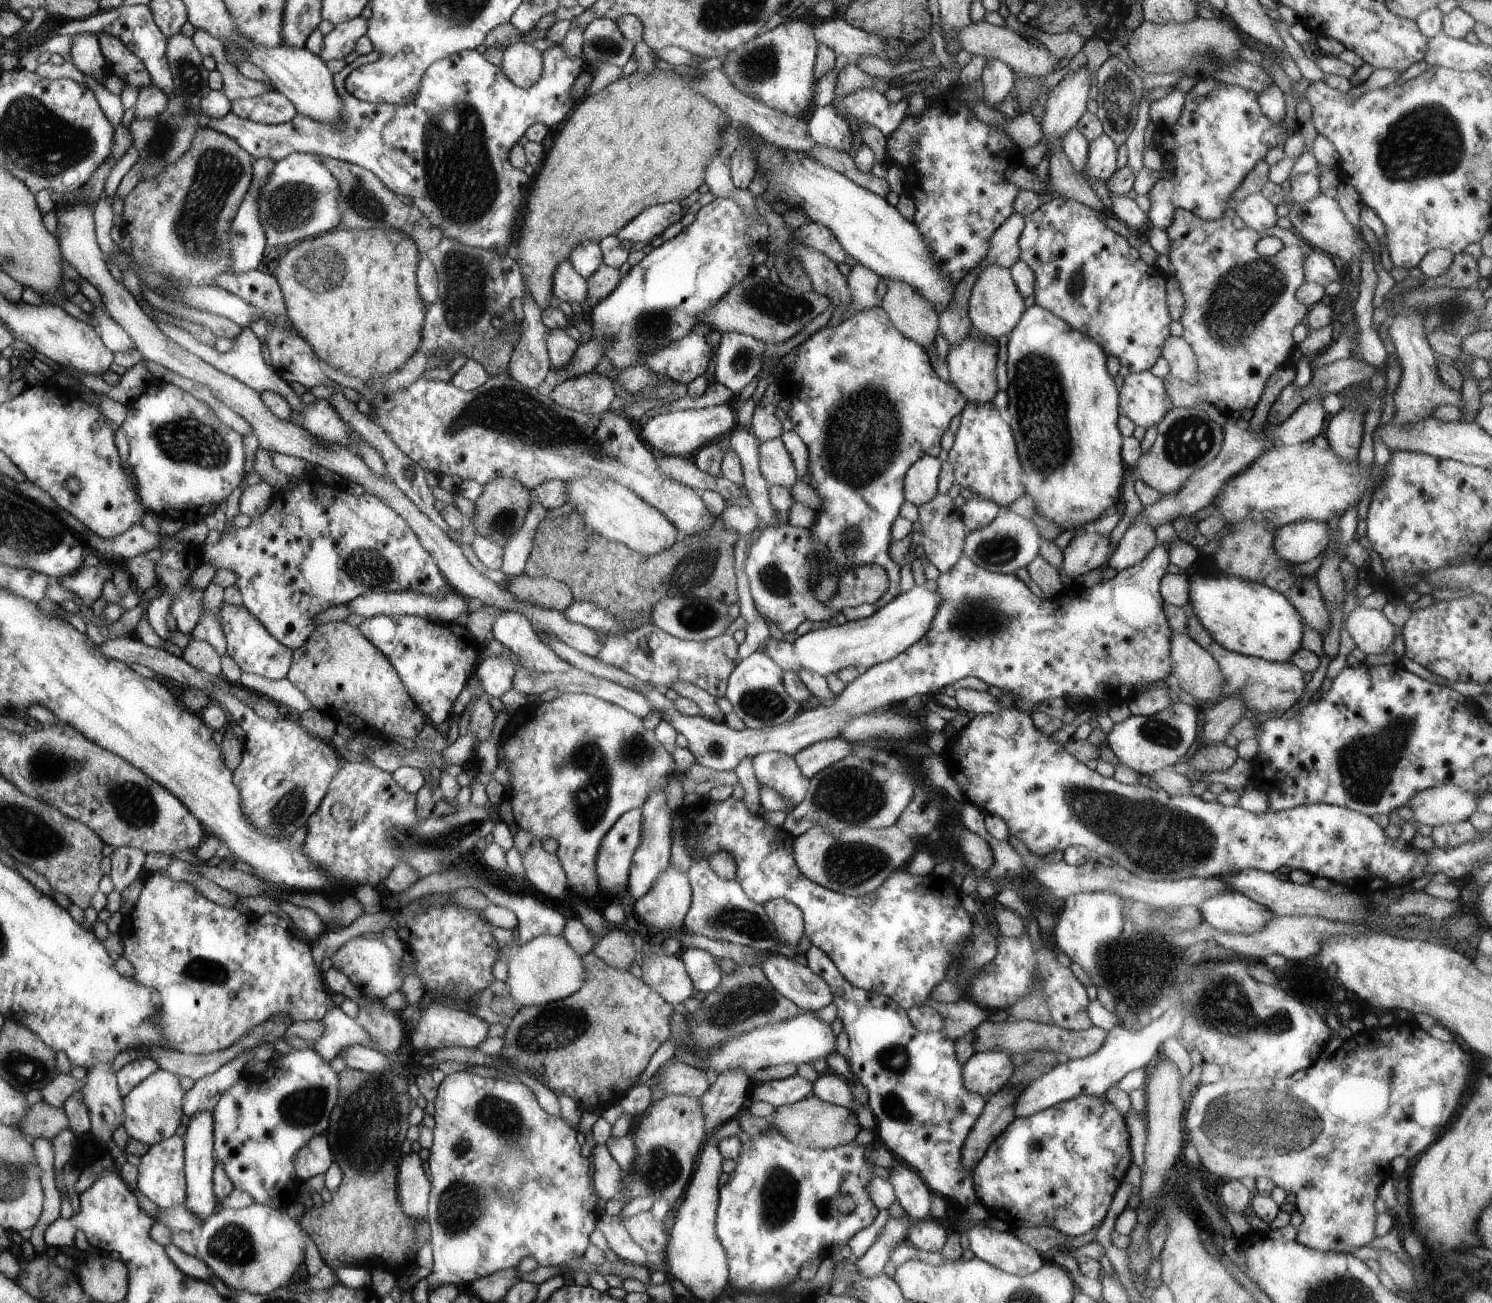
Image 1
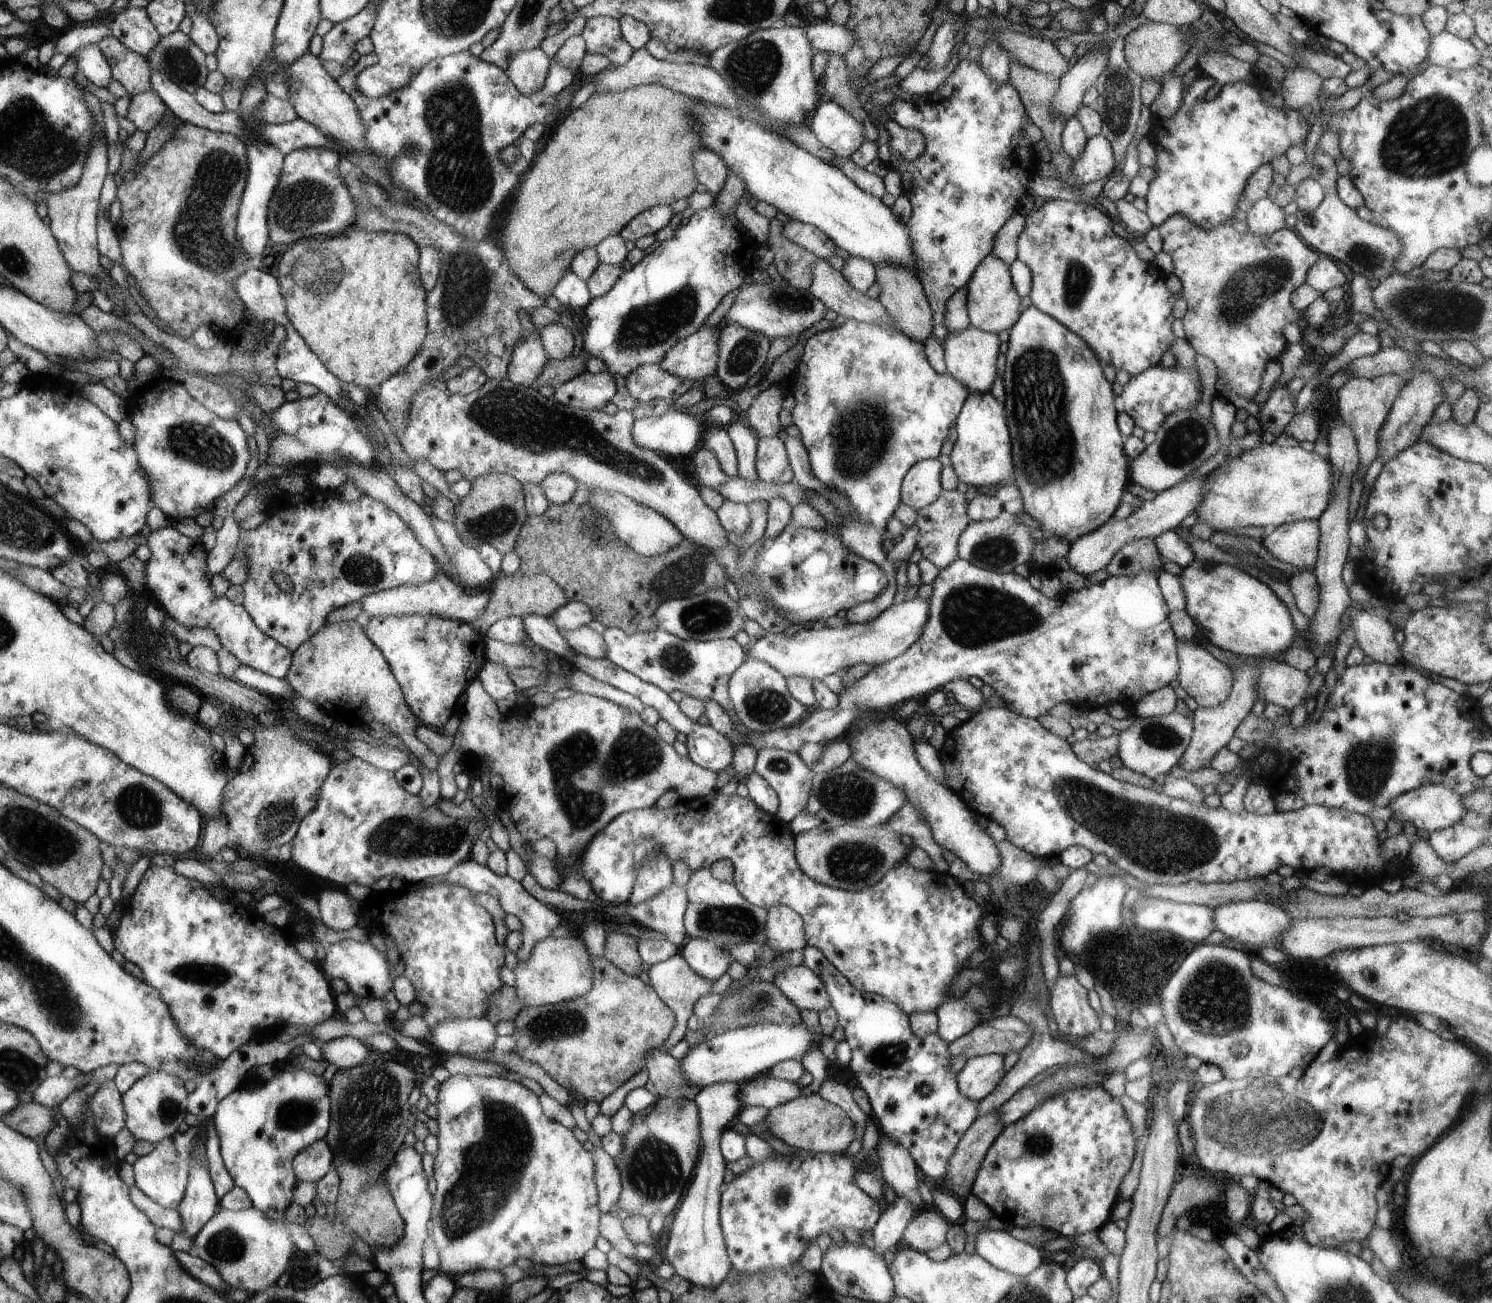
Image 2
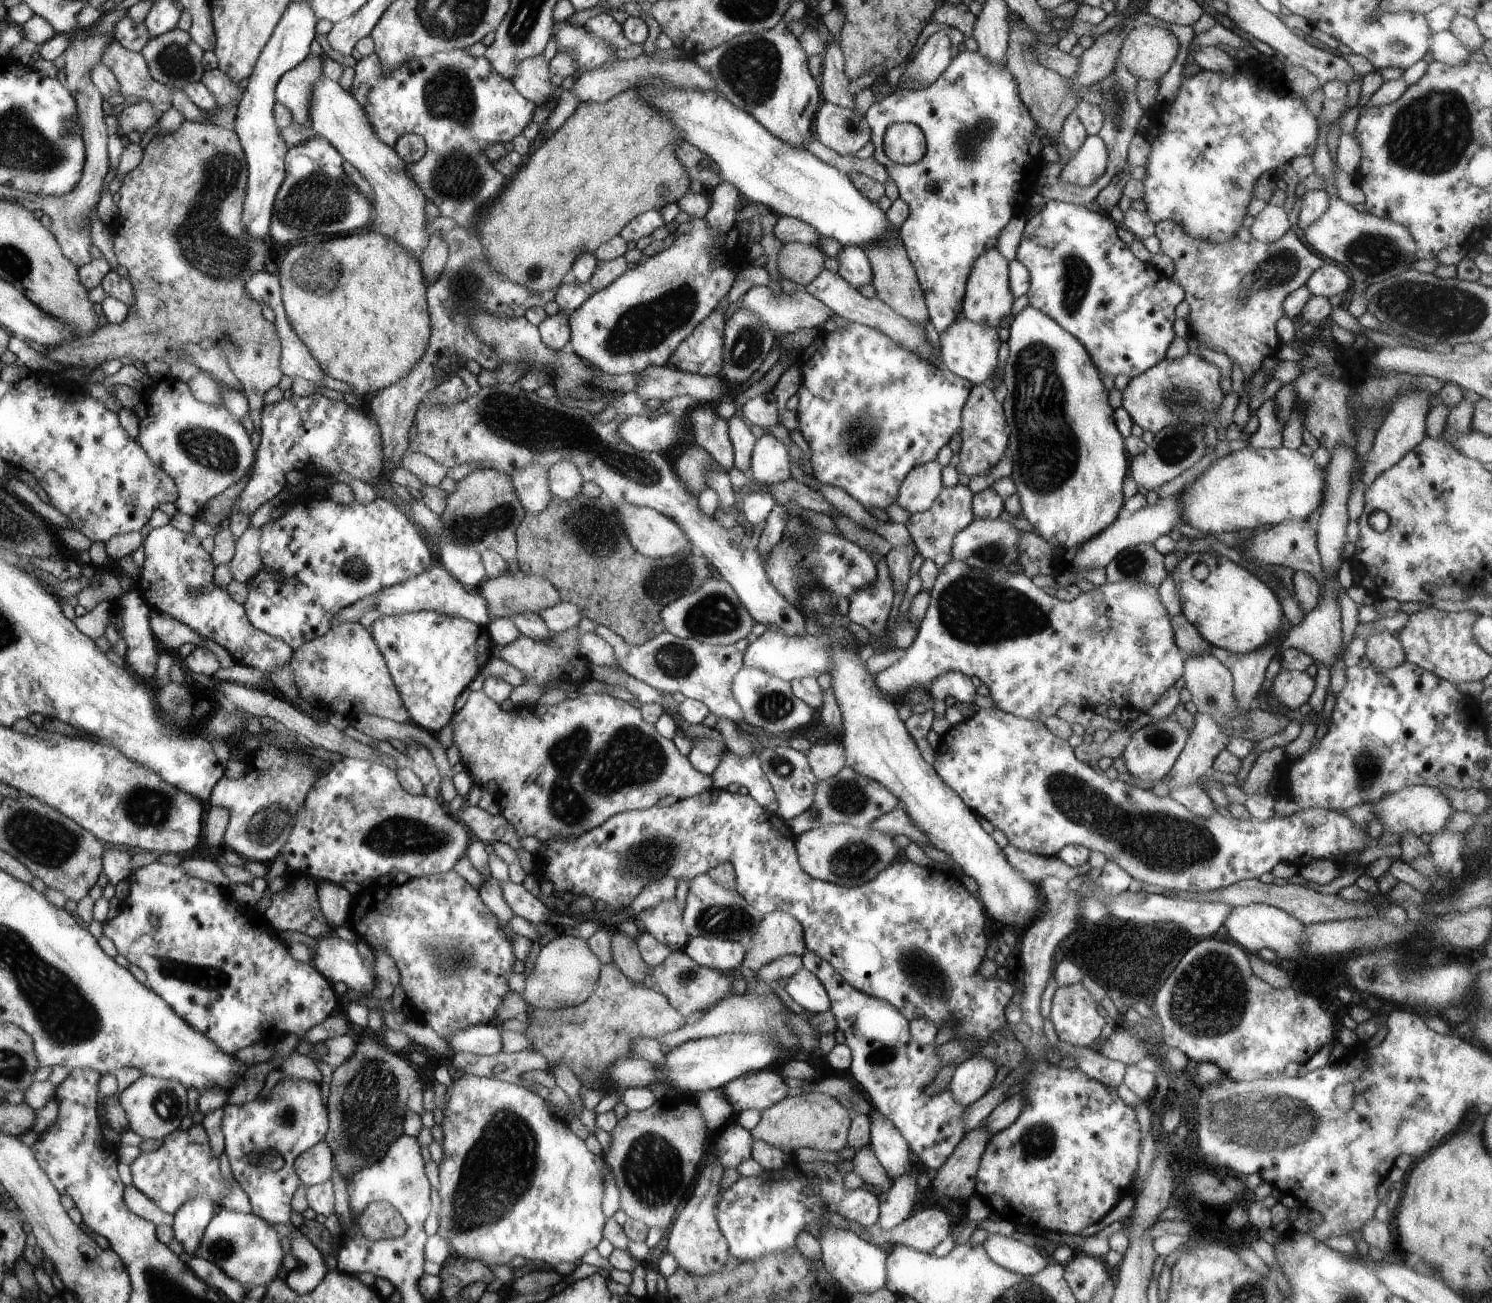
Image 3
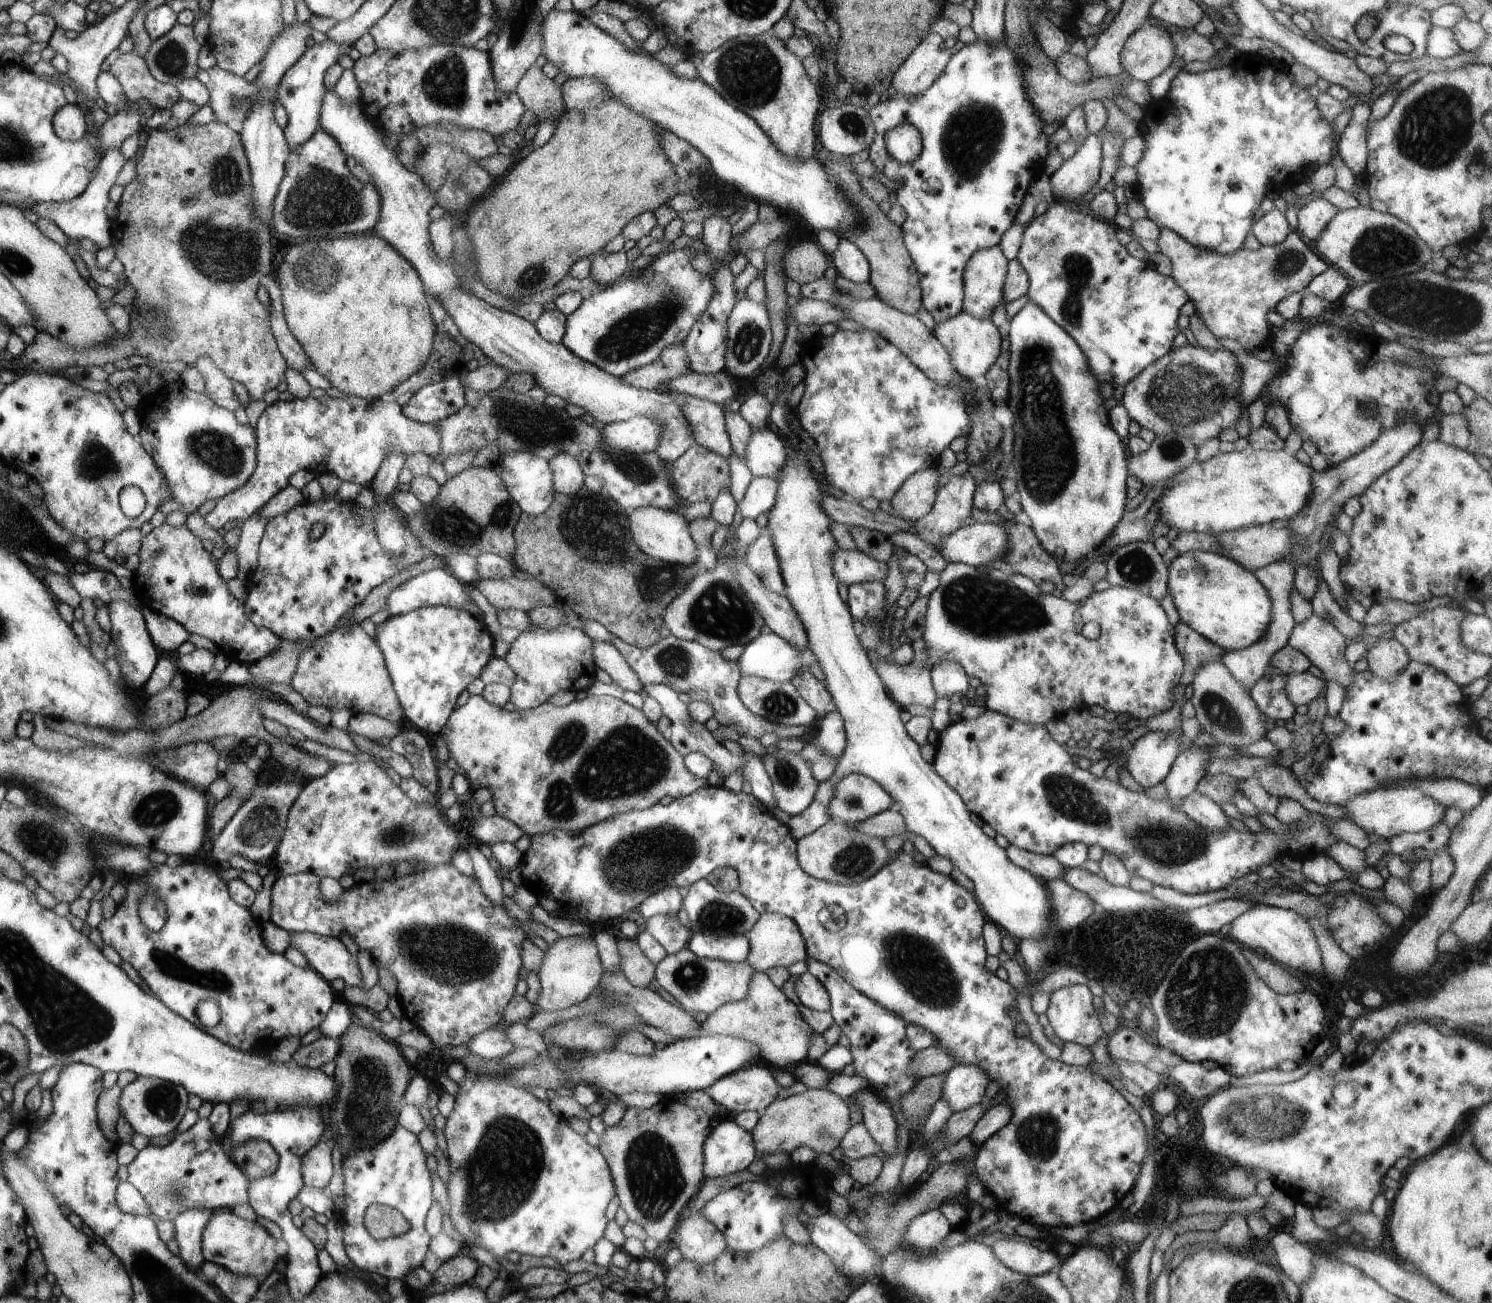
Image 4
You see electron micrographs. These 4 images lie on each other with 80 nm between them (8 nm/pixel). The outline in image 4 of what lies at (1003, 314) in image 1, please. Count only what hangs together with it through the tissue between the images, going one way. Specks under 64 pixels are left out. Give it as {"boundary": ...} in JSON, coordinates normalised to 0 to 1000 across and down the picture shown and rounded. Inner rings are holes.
{"boundary":[[[670,188],[663,191],[655,192],[651,195],[645,209],[646,238],[654,242],[655,244],[663,244],[668,234],[670,233],[674,233],[672,230],[672,219],[675,211],[676,202],[676,200],[673,196]]]}

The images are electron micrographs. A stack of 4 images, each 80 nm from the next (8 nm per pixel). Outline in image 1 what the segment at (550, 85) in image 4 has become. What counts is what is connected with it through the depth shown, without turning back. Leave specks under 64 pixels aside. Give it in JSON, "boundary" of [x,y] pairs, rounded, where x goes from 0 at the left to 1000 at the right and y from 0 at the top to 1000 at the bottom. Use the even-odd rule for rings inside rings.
{"boundary":[[[345,33],[337,40],[335,49],[339,60],[347,67],[355,68],[363,61],[364,41],[354,33]]]}

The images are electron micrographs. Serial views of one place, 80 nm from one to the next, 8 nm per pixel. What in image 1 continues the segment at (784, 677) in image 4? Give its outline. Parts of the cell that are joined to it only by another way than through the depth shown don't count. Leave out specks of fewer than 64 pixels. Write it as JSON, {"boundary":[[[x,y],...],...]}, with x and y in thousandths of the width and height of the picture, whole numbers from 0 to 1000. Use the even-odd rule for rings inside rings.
{"boundary":[[[613,449],[610,454],[602,457],[582,474],[568,476],[564,480],[544,484],[536,488],[531,493],[516,488],[511,493],[511,500],[525,516],[534,517],[536,514],[542,513],[554,520],[568,512],[582,513],[601,504],[615,493],[623,482],[630,461],[631,458],[628,454],[621,453],[619,449]]]}

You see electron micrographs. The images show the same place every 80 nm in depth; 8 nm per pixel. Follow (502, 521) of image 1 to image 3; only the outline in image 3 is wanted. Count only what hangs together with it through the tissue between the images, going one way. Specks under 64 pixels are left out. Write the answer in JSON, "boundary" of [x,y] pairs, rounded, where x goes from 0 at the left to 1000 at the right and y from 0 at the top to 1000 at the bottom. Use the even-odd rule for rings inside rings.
{"boundary":[[[319,360],[306,369],[306,375],[300,378],[298,384],[298,391],[294,396],[297,406],[293,411],[290,411],[292,419],[306,418],[321,426],[329,422],[339,429],[343,441],[349,439],[347,432],[347,405],[352,398],[353,391],[347,384],[340,364],[332,360]]]}

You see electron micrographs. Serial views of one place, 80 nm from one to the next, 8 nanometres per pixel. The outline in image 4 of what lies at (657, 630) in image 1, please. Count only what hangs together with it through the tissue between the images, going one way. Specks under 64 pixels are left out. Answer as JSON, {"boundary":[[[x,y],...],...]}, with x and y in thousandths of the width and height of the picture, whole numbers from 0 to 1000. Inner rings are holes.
{"boundary":[[[390,475],[389,483],[399,493],[411,494],[432,526],[436,524],[444,524],[451,528],[454,532],[460,531],[464,538],[474,539],[478,543],[478,550],[482,556],[493,563],[509,567],[512,563],[517,562],[522,567],[536,567],[540,562],[543,562],[543,556],[526,556],[513,553],[513,550],[511,551],[503,546],[495,533],[495,522],[498,520],[495,509],[486,507],[483,500],[476,499],[465,492],[458,492],[450,487],[441,492],[440,495],[430,498],[410,487],[401,477],[395,475]]]}

